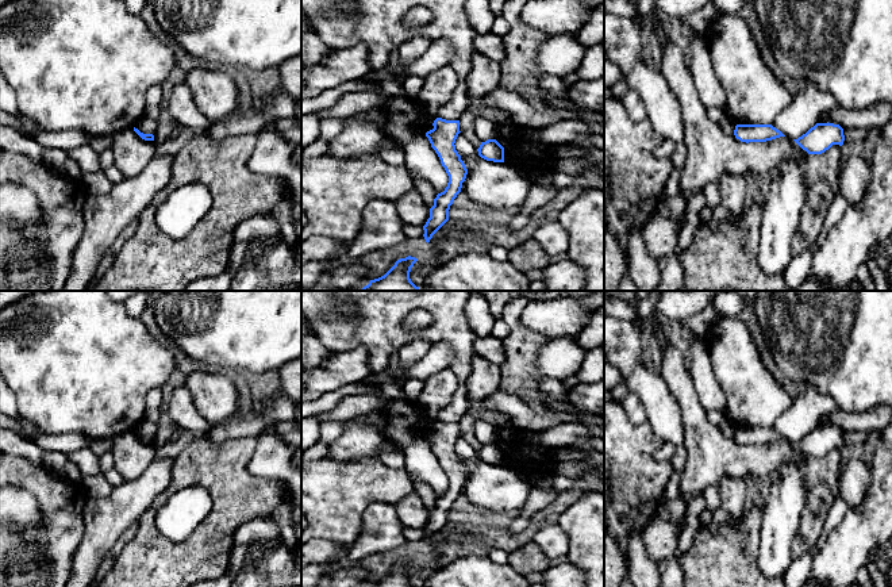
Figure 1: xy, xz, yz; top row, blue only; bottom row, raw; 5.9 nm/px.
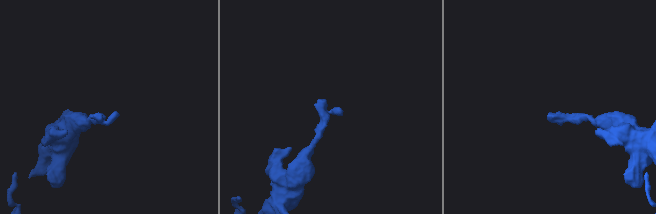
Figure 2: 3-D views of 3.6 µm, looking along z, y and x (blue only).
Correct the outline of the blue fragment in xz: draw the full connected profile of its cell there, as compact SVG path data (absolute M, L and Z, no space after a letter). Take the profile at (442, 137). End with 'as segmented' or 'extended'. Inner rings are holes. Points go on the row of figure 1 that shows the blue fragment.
M437 118L432 123L434 128L426 133L431 147L438 154L445 168L449 183L443 192L434 199L430 208L430 218L423 226L424 239L428 243L432 235L449 220L449 210L457 195L461 192L462 183L466 179L468 169L455 150L455 139L460 131L460 120L446 120Z; as segmented

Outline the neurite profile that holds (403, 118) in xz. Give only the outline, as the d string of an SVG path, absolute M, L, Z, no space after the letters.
M384 95L382 104L374 110L382 115L378 122L361 115L347 118L341 133L330 139L327 154L338 161L378 156L382 146L403 149L419 131L434 128L412 97Z

